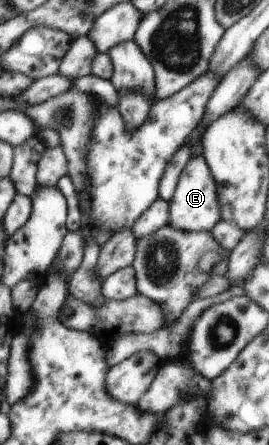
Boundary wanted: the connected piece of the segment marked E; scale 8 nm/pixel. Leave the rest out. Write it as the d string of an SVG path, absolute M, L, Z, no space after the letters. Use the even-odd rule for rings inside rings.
M192 155L186 163L172 200L169 202L169 224L178 230L211 231L222 220L221 202L212 171L202 155Z

